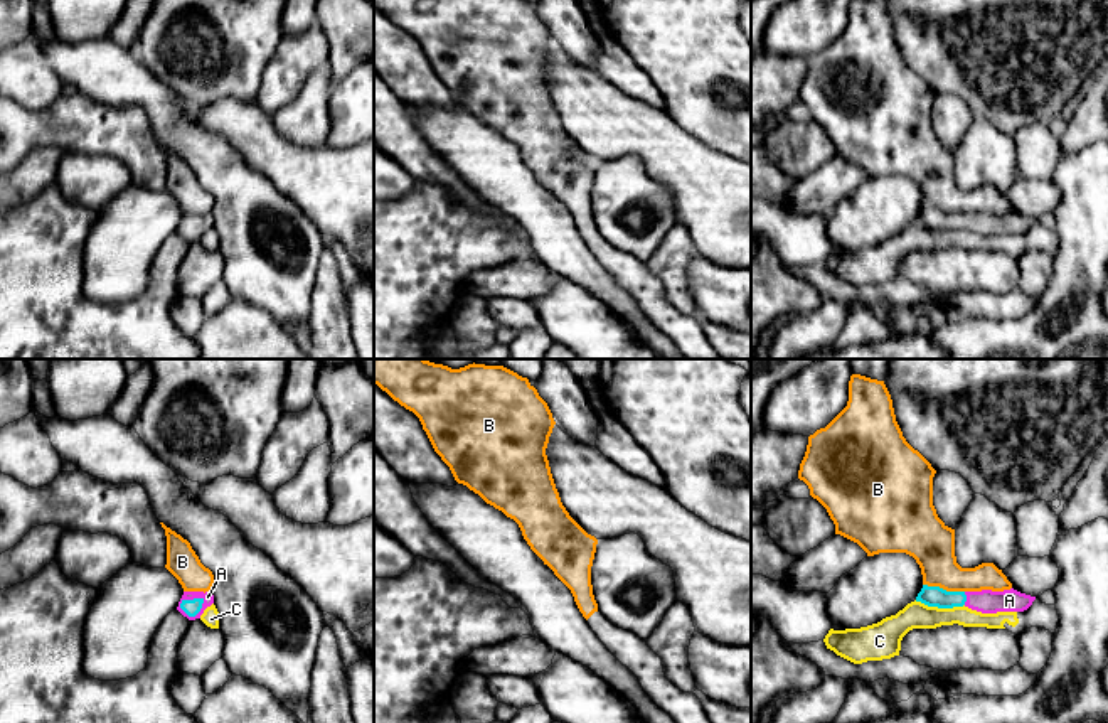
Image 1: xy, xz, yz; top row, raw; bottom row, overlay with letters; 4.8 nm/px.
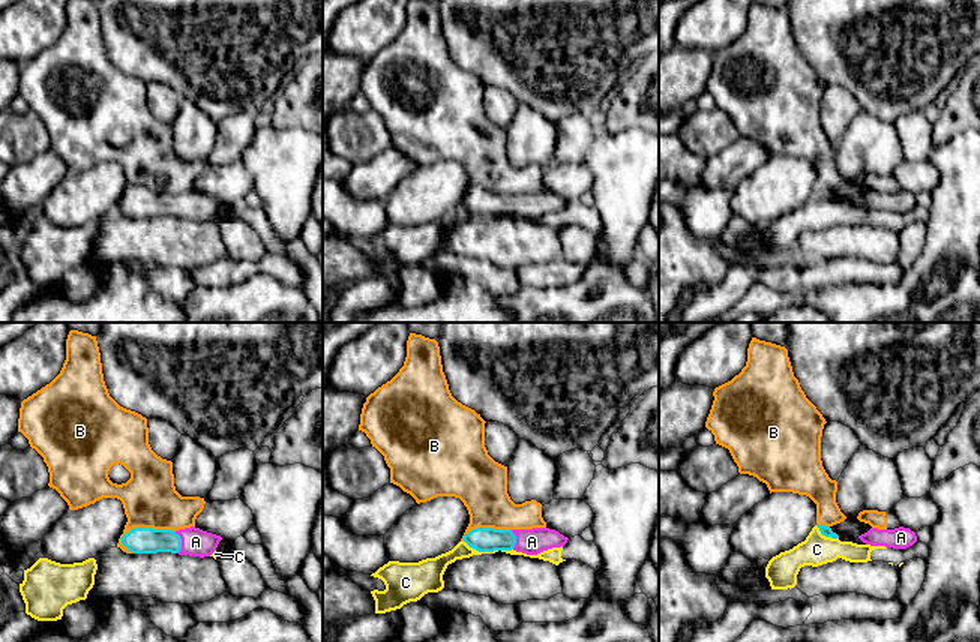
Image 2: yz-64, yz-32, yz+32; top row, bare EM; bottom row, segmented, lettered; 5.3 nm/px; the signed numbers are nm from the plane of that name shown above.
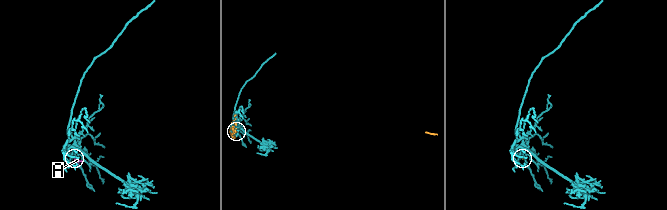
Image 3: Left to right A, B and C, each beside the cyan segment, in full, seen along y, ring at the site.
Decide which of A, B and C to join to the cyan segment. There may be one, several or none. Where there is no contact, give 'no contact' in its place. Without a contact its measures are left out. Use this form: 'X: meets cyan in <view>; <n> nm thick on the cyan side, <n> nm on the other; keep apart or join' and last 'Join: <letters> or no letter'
A: meets cyan in xy; 80 nm thick on the cyan side, 50 nm on the other; join
B: meets cyan in yz; 100 nm thick on the cyan side, 220 nm on the other; keep apart
C: meets cyan in yz; 100 nm thick on the cyan side, 130 nm on the other; keep apart
Join: A

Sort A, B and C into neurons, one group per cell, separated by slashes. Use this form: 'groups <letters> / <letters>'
groups A / B / C

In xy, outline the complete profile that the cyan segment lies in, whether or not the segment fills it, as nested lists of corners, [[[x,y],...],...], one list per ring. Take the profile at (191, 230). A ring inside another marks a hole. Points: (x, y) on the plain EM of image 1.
[[[184,214],[177,233],[189,243],[200,241],[204,233],[214,226],[210,214]]]

